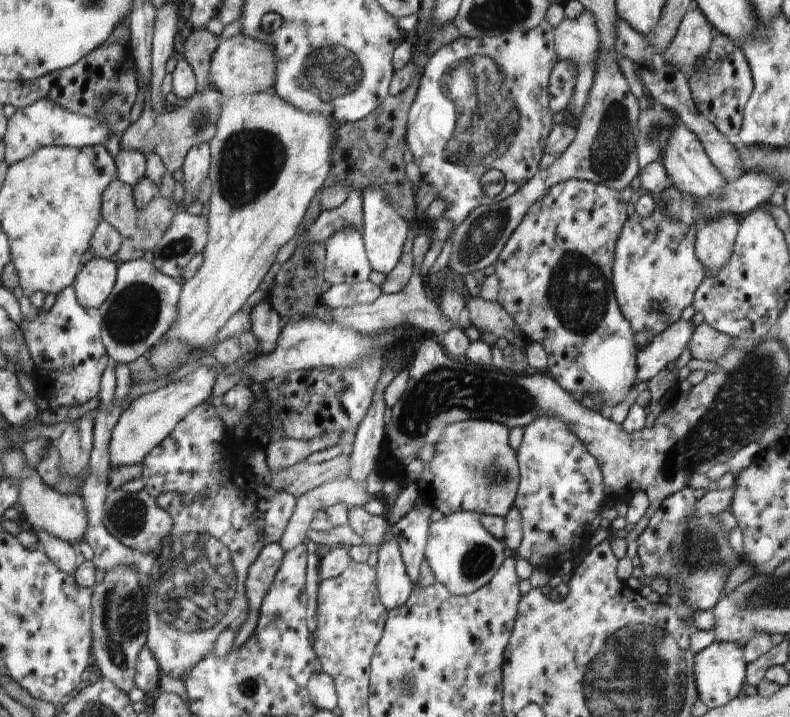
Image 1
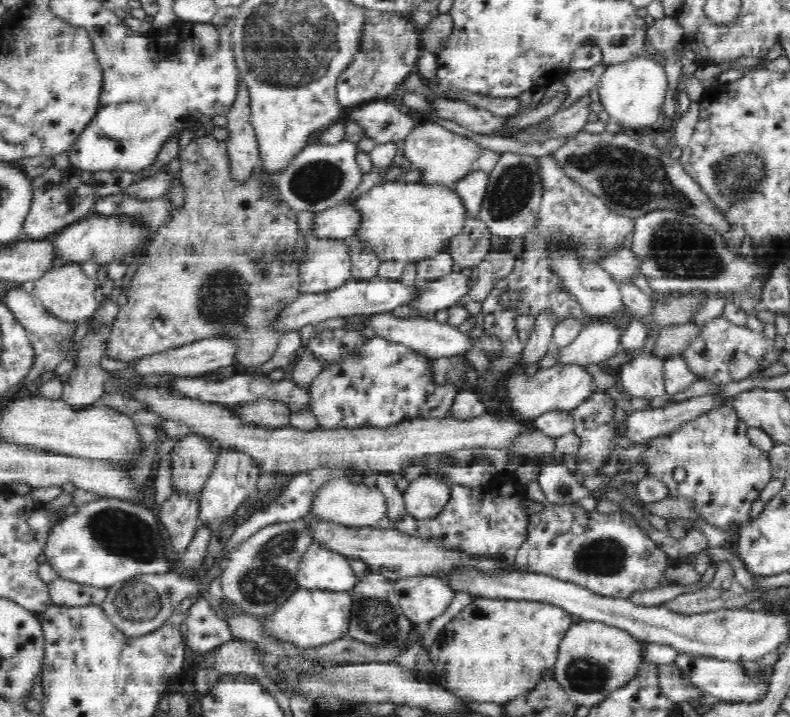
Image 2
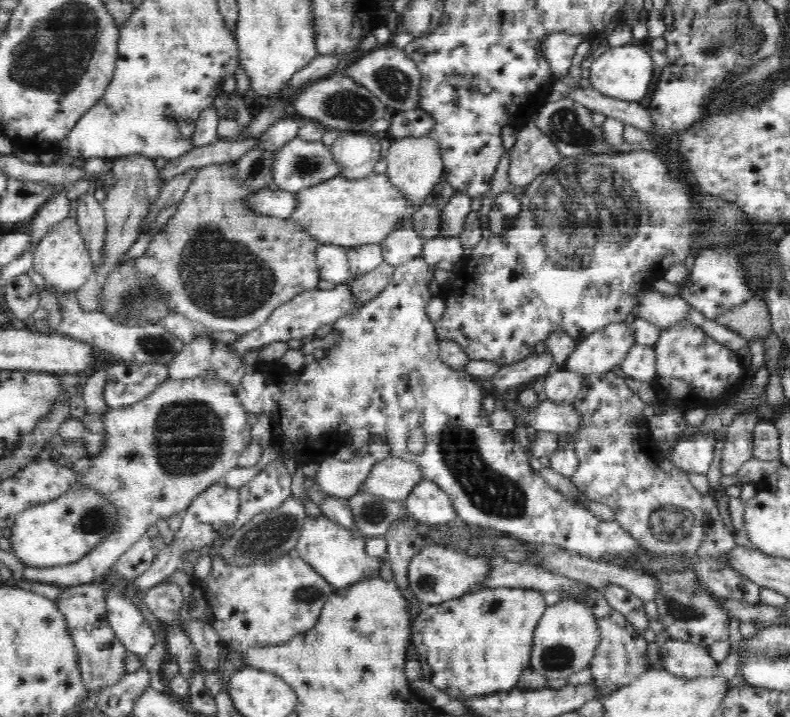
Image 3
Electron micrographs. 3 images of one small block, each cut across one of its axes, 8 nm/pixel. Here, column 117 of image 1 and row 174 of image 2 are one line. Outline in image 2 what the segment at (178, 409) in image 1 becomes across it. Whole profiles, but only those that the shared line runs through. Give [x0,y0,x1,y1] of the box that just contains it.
[404,119,479,188]

